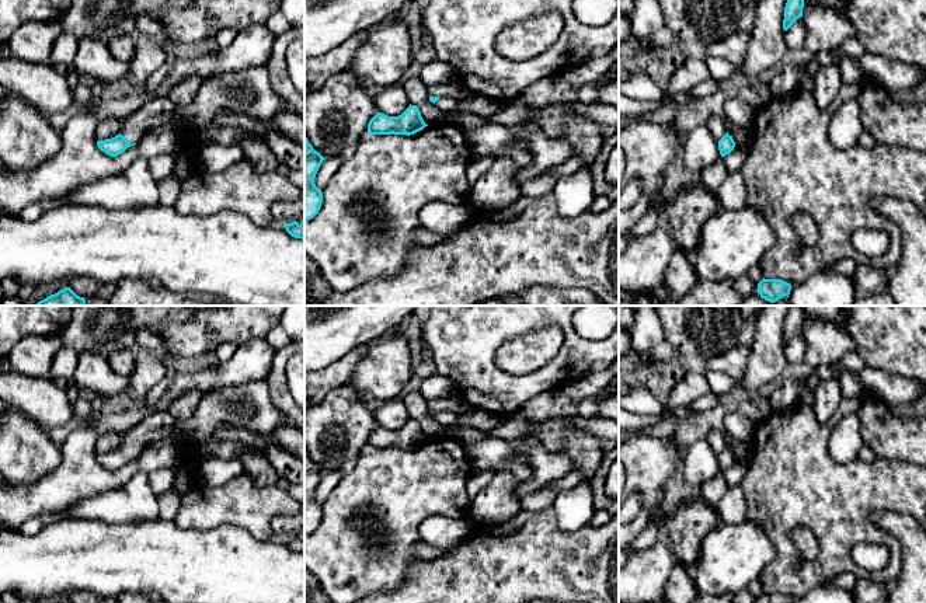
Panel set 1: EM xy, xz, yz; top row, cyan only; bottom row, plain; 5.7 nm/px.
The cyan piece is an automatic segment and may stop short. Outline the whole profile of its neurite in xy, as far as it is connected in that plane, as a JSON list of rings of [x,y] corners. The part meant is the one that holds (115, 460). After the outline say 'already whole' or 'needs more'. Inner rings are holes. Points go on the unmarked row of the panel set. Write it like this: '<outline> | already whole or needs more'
[[[168,411],[146,416],[123,438],[119,449],[112,453],[98,454],[98,463],[111,471],[122,468],[128,461],[135,460],[147,446],[174,435],[175,422]]] | needs more

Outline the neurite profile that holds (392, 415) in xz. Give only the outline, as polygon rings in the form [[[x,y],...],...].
[[[393,398],[383,401],[376,409],[375,418],[379,426],[387,431],[398,431],[410,421],[410,414],[403,401]]]

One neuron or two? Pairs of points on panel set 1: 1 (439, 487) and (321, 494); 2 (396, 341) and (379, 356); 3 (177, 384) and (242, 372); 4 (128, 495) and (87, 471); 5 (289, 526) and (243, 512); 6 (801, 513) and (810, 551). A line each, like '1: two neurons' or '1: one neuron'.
1: two neurons
2: one neuron
3: one neuron
4: two neurons
5: two neurons
6: two neurons

